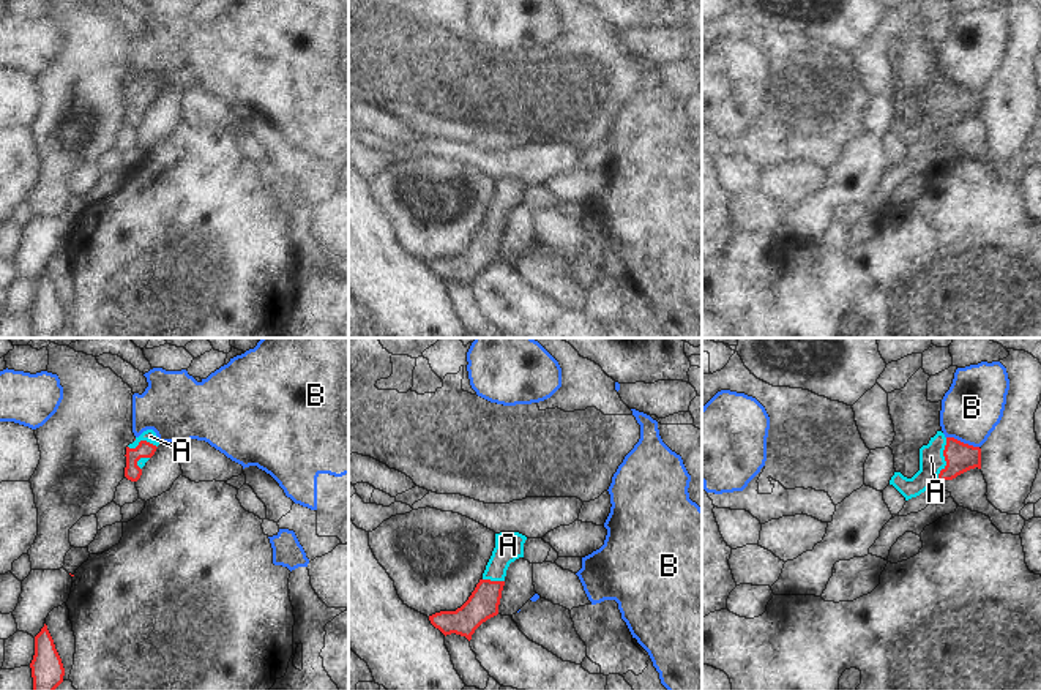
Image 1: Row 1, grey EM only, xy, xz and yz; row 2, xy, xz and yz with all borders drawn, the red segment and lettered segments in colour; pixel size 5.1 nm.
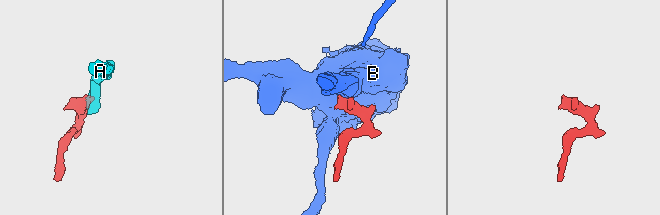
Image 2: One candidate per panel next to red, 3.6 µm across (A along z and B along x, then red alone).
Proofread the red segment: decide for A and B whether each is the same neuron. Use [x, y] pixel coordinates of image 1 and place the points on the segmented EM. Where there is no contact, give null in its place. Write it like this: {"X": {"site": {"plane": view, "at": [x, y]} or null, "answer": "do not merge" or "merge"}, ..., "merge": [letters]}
{"A": {"site": {"plane": "yz", "at": [945, 460]}, "answer": "merge"}, "B": {"site": {"plane": "yz", "at": [962, 442]}, "answer": "do not merge"}, "merge": ["A"]}

